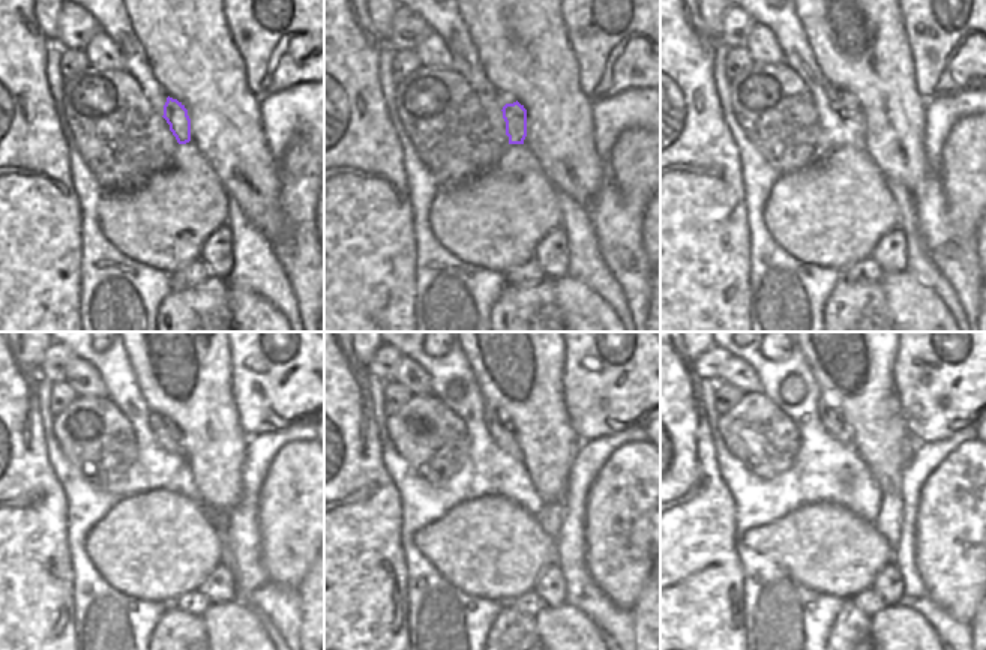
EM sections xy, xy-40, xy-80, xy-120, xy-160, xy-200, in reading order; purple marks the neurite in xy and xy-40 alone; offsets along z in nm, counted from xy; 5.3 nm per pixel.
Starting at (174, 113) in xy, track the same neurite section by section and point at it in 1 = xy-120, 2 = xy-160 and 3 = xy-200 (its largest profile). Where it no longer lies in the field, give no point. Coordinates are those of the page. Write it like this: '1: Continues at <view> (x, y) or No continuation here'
1: Continues at xy-120 (162, 430)
2: Continues at xy-160 (496, 424)
3: Continues at xy-200 (829, 415).

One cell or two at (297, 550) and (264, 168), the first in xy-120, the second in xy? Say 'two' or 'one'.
two

